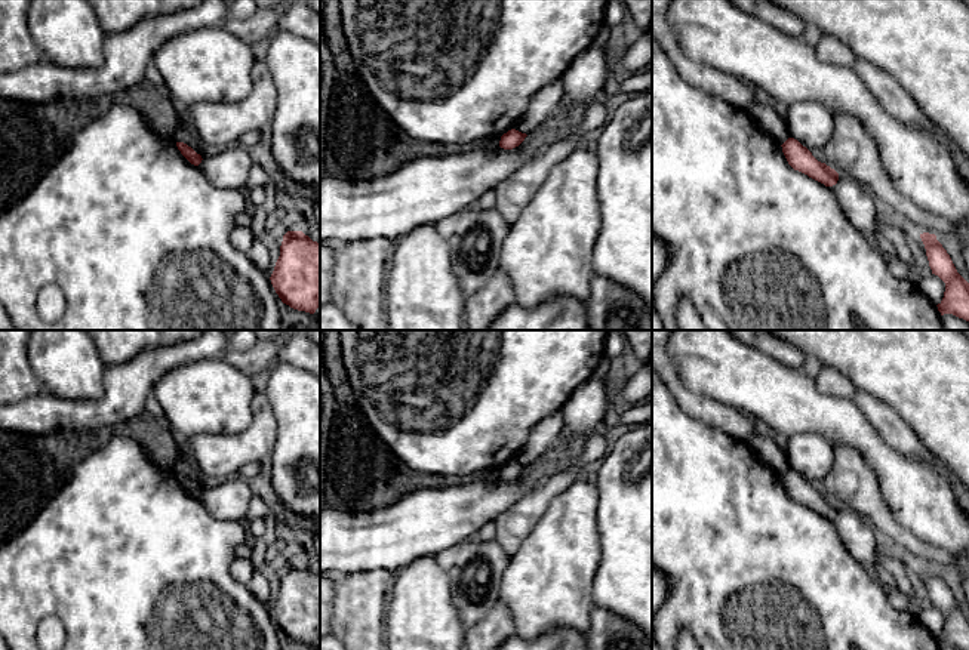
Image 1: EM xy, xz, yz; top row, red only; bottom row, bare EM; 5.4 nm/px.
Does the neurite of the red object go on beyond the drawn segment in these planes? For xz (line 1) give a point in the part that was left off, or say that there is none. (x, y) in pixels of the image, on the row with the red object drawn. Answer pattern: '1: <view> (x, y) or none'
1: none

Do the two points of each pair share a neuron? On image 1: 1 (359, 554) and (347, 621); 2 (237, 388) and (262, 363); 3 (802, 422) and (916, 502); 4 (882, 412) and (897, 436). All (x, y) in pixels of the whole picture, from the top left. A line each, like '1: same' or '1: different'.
1: different
2: different
3: same
4: same

